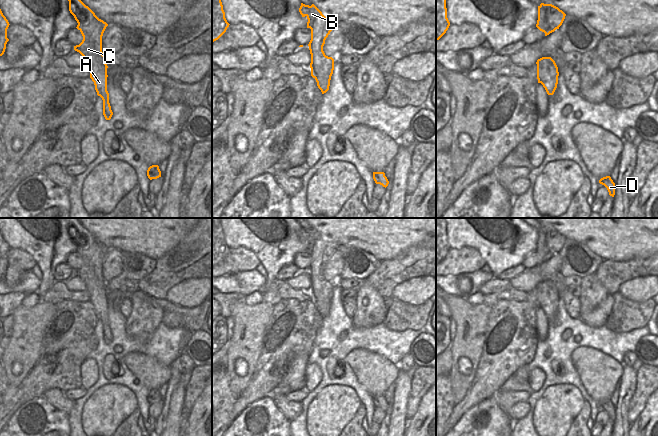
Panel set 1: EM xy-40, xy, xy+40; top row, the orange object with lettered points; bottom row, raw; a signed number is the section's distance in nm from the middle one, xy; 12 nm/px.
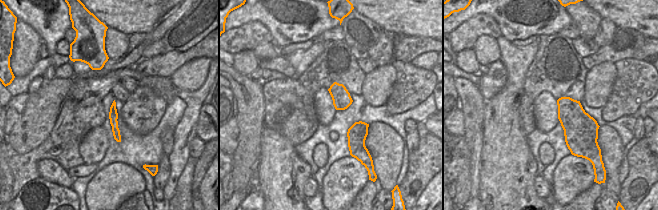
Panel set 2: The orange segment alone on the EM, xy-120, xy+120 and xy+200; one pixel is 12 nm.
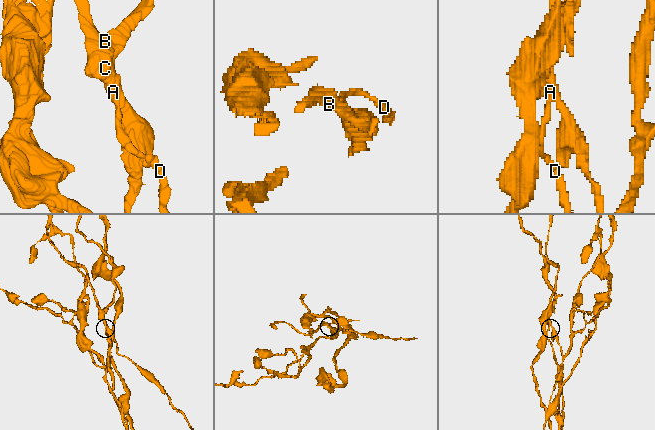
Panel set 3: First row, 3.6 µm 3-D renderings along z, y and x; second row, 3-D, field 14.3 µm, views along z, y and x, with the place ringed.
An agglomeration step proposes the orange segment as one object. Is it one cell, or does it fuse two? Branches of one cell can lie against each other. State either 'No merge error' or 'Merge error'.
Merge error.

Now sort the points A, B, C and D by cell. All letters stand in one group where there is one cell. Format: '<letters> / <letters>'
A D / B C

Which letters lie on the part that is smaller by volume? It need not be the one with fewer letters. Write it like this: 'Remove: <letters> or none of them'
Remove: A, D

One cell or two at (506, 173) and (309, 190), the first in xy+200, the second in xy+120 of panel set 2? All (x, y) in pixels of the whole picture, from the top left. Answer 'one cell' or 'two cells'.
two cells

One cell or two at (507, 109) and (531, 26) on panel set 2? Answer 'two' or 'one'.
two

